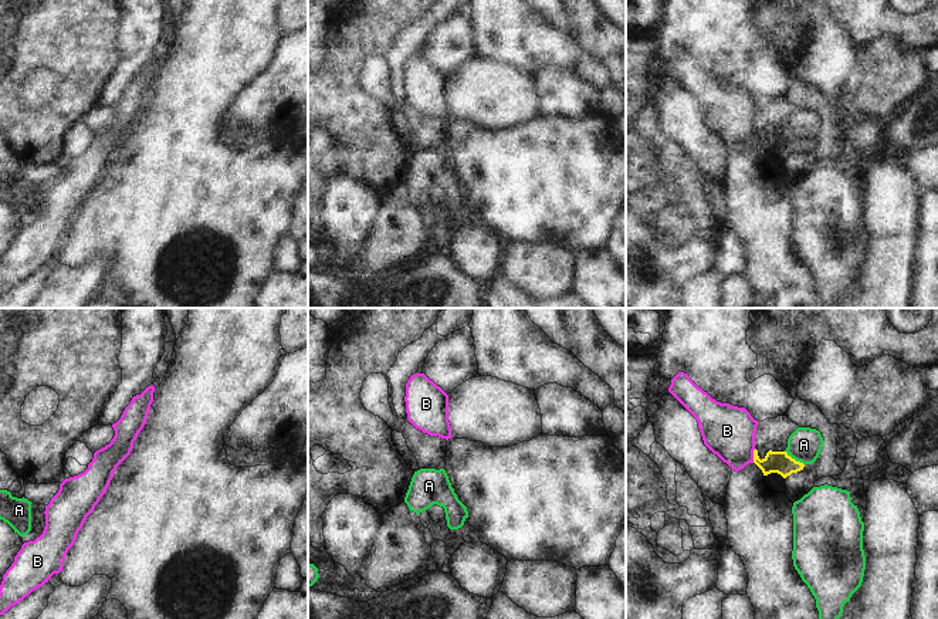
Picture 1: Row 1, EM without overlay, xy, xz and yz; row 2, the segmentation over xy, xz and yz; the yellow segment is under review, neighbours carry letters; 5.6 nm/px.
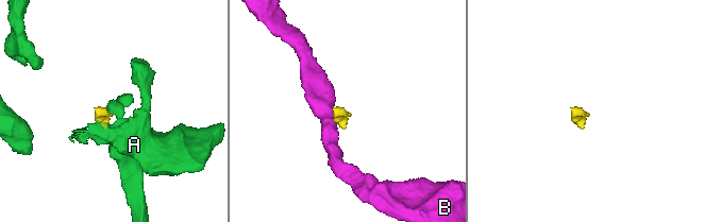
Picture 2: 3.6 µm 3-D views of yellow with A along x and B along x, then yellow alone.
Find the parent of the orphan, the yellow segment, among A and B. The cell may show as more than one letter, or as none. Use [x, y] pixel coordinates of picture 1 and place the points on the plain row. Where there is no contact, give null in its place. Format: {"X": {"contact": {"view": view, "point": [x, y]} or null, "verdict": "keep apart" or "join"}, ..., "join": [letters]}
{"A": {"contact": {"view": "yz", "point": [793, 141]}, "verdict": "keep apart"}, "B": {"contact": {"view": "yz", "point": [754, 138]}, "verdict": "keep apart"}, "join": []}

